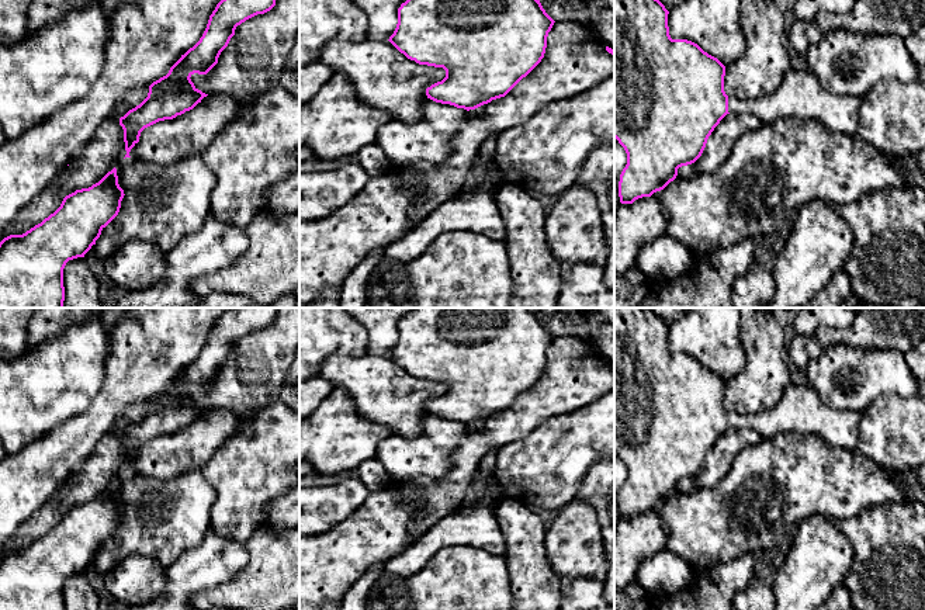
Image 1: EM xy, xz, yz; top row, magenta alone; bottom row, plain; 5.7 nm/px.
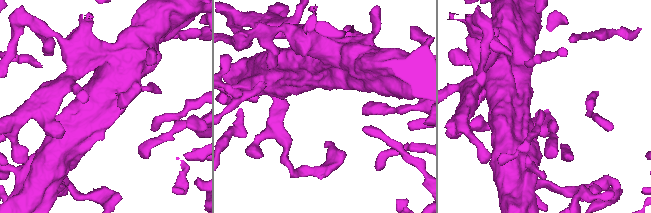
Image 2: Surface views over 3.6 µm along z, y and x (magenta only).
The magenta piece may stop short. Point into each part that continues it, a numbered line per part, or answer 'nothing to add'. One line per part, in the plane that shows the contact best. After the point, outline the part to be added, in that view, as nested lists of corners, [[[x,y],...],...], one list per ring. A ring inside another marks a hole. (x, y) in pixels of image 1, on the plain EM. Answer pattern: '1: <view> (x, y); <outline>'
1: yz (801, 409); [[[790,382],[780,405],[756,415],[728,412],[728,427],[749,427],[762,439],[770,439],[782,431],[817,434],[824,441],[848,448],[858,448],[859,424],[866,412],[835,410],[825,405],[817,391],[808,385]]]

